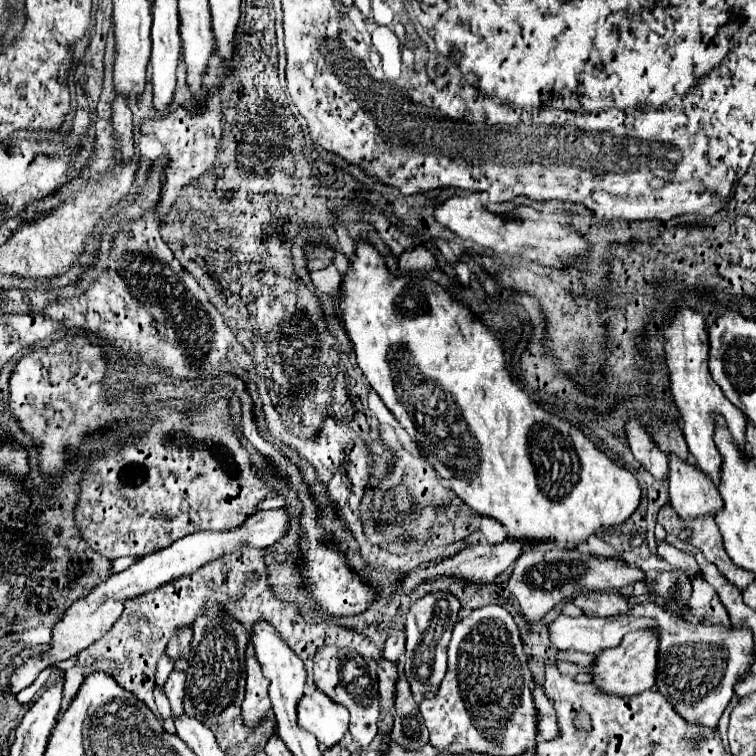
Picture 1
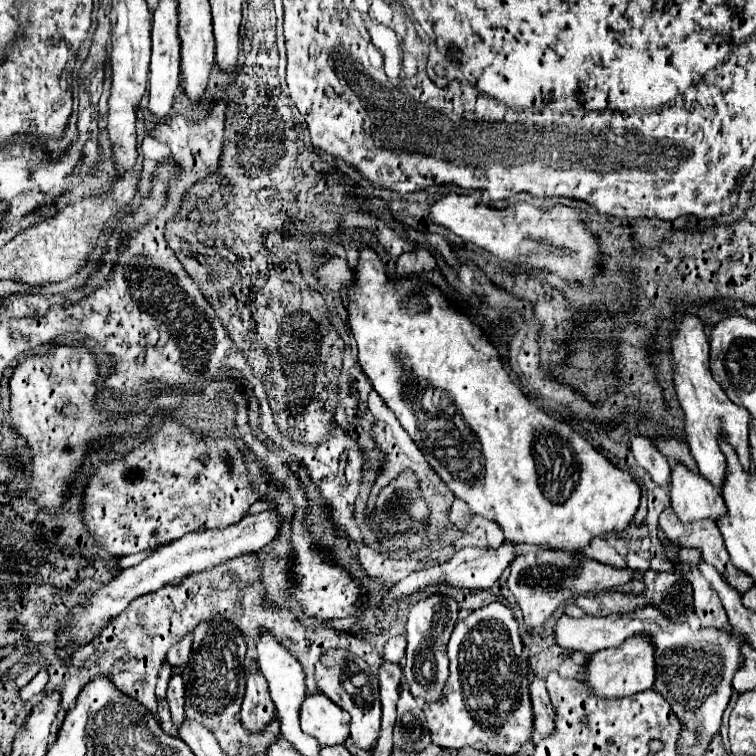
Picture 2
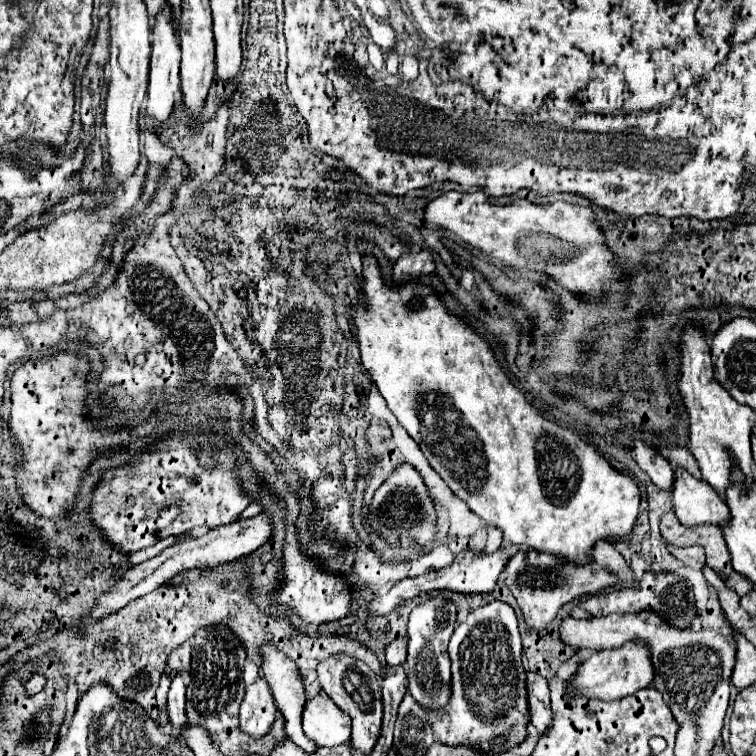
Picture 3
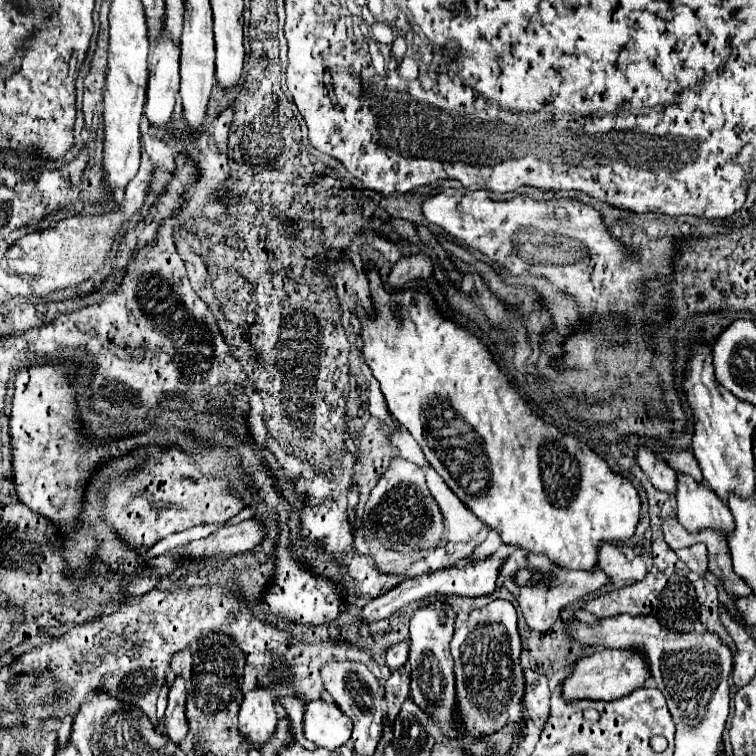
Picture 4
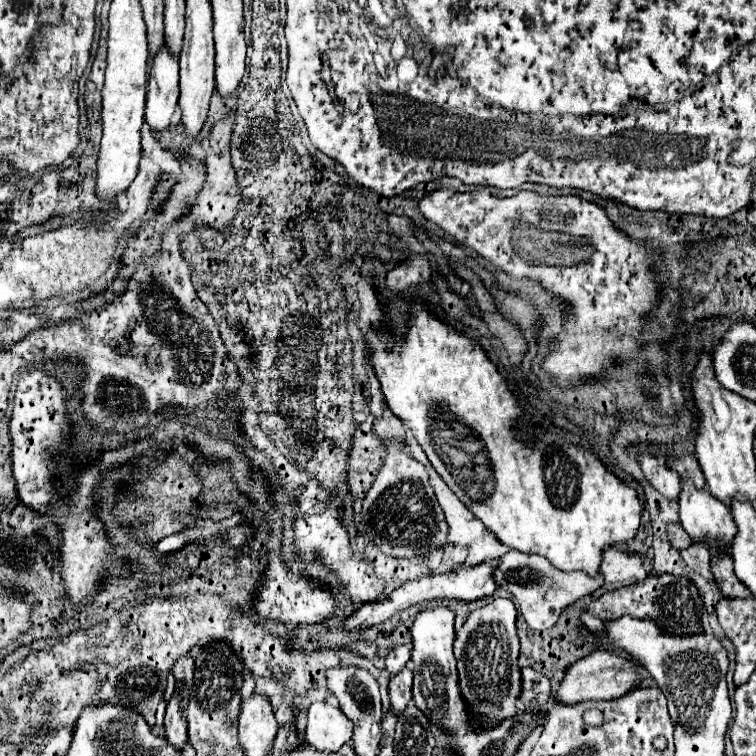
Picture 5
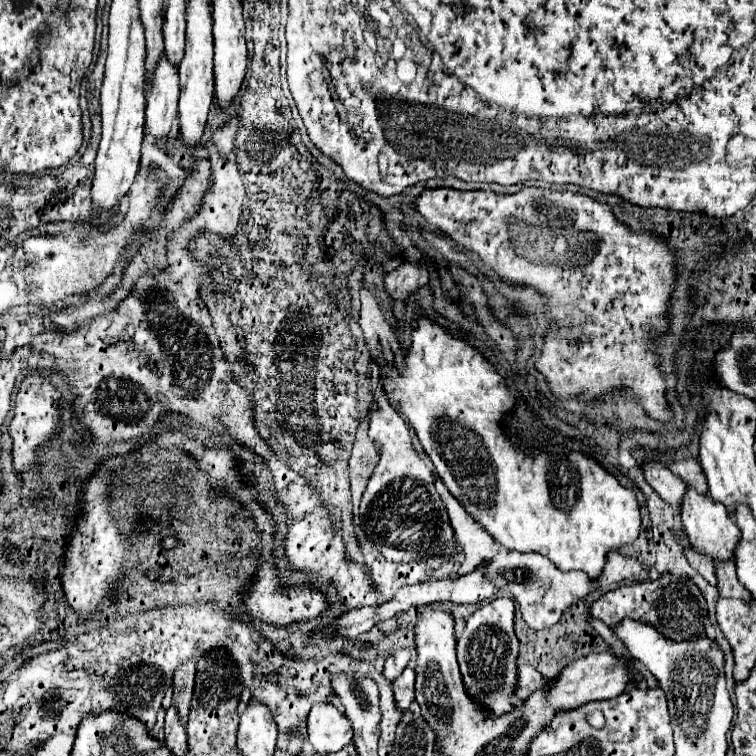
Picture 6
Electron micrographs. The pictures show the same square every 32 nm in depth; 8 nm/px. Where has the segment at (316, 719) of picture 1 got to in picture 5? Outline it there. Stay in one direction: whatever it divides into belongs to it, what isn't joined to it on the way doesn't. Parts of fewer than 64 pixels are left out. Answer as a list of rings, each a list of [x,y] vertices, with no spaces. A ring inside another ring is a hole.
[[[314,702],[308,710],[306,740],[314,750],[340,750],[352,738],[352,722],[342,710],[328,702]]]

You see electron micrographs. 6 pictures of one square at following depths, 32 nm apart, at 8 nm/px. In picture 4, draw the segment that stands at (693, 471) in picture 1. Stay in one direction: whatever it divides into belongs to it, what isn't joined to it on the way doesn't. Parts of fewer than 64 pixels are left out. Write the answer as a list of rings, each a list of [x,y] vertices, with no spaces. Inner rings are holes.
[[[678,476],[678,522],[692,534],[702,530],[720,532],[724,538],[734,532],[730,508],[704,484],[696,484],[690,476]]]

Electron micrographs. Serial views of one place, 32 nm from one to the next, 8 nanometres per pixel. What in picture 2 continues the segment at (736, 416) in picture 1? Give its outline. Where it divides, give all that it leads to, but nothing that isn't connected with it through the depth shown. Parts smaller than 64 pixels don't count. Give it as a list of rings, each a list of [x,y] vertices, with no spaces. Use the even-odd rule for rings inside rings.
[[[684,316],[678,324],[678,332],[672,340],[674,356],[674,386],[680,400],[680,406],[686,414],[686,442],[700,468],[700,474],[716,488],[722,488],[726,476],[726,456],[720,450],[720,440],[728,442],[740,458],[740,464],[748,472],[752,466],[750,458],[750,440],[748,430],[752,424],[752,414],[746,408],[740,408],[728,400],[728,394],[712,378],[710,372],[710,344],[704,334],[702,322],[694,316]]]

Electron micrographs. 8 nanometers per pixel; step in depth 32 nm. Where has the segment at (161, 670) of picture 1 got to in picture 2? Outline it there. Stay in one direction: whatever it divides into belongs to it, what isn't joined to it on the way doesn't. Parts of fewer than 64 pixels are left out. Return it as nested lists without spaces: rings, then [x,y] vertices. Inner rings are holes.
[[[167,660],[162,663],[162,668],[158,677],[158,682],[156,685],[156,696],[157,698],[165,698],[168,688],[168,683],[171,678],[171,666],[168,664]]]

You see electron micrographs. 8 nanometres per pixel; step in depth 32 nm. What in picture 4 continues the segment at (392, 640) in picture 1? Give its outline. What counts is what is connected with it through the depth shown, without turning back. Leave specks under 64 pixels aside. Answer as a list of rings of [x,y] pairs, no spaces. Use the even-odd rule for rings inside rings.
[[[400,642],[396,646],[392,646],[386,654],[386,666],[394,672],[396,668],[402,668],[406,662],[408,662],[408,644],[406,642]]]

